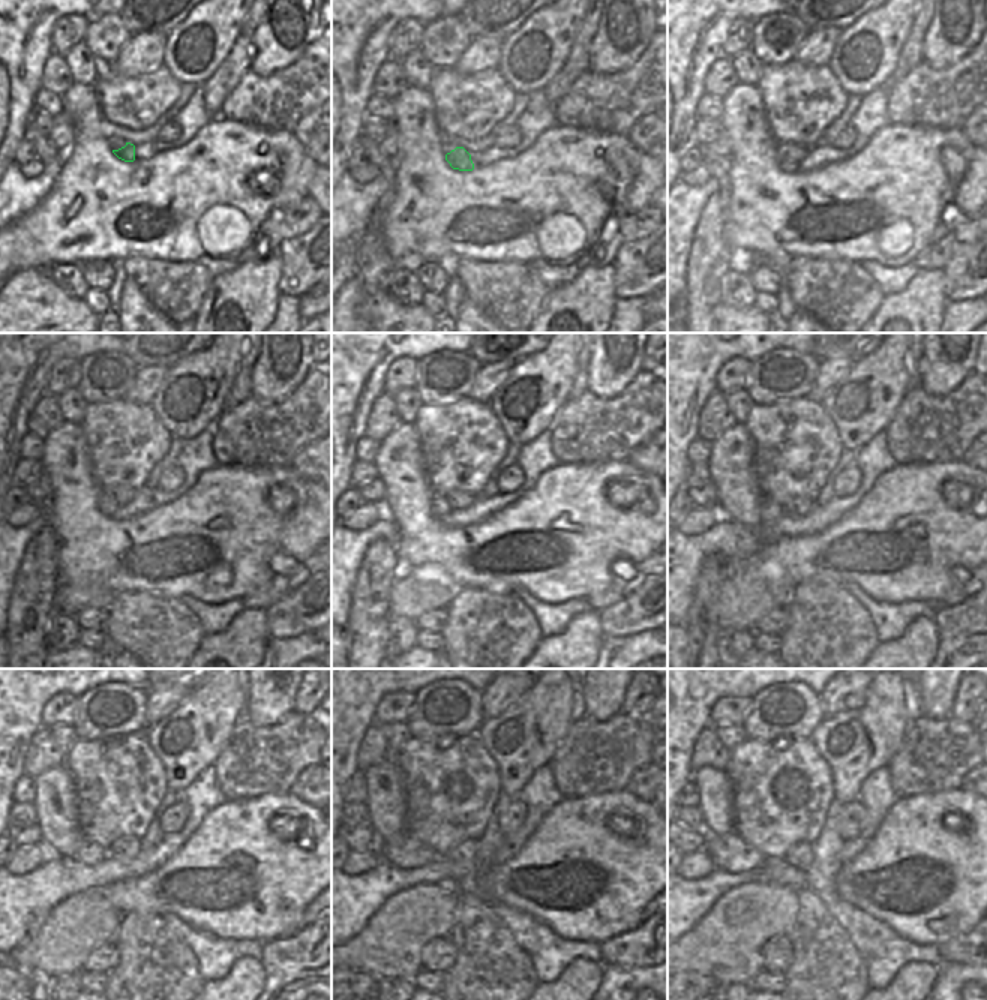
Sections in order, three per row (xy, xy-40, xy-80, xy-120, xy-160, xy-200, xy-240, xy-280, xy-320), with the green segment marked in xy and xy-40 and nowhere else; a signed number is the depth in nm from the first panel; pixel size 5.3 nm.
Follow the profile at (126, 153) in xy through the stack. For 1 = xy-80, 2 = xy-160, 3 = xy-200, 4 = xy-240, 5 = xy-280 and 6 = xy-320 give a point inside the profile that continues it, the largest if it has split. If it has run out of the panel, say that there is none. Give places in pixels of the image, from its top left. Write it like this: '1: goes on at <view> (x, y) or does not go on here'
1: goes on at xy-80 (786, 164)
2: goes on at xy-160 (440, 507)
3: goes on at xy-200 (770, 511)
4: goes on at xy-240 (89, 852)
5: goes on at xy-280 (404, 850)
6: goes on at xy-320 (729, 853)

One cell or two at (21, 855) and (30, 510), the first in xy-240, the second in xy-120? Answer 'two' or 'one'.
one

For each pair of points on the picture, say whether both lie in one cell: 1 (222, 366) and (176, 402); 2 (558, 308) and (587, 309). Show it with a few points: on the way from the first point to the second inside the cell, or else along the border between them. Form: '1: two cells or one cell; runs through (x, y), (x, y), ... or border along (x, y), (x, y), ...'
1: one cell; runs through (207, 372), (189, 372), (186, 375), (186, 387)
2: one cell; runs through (566, 308), (579, 309)

